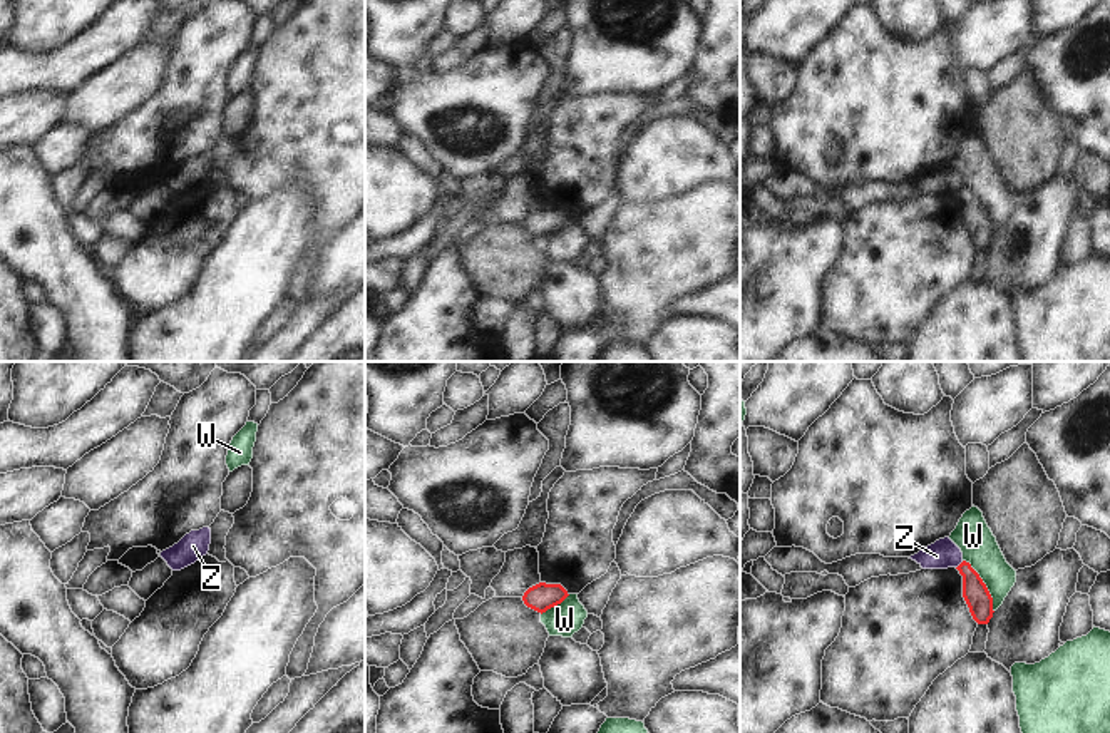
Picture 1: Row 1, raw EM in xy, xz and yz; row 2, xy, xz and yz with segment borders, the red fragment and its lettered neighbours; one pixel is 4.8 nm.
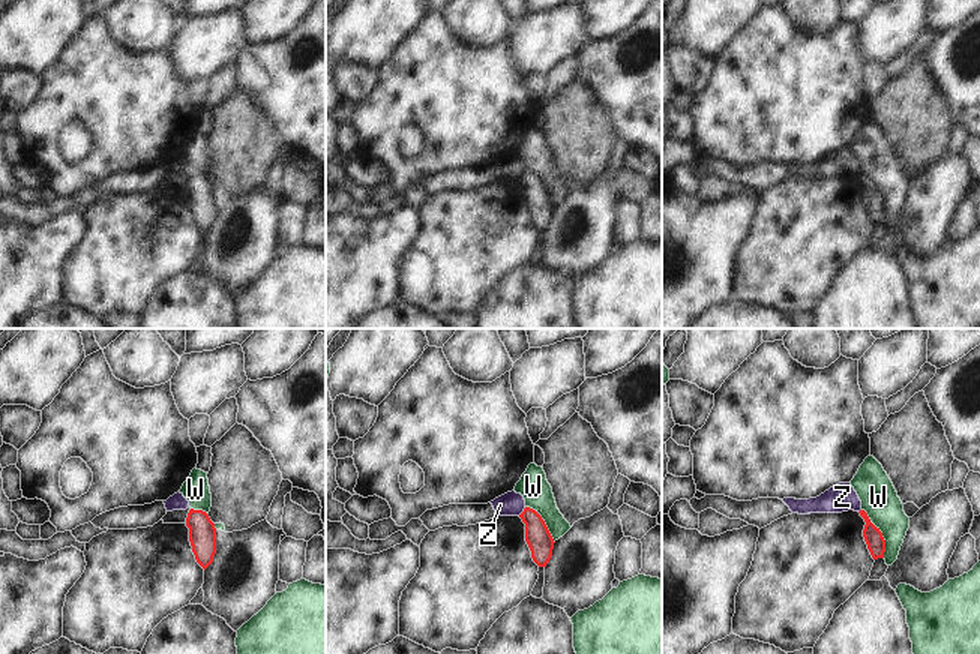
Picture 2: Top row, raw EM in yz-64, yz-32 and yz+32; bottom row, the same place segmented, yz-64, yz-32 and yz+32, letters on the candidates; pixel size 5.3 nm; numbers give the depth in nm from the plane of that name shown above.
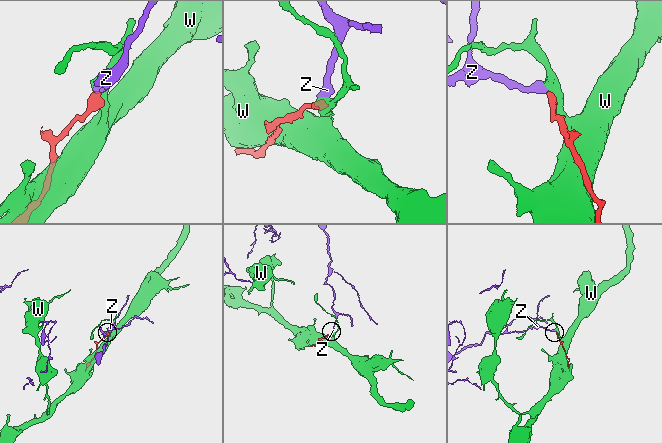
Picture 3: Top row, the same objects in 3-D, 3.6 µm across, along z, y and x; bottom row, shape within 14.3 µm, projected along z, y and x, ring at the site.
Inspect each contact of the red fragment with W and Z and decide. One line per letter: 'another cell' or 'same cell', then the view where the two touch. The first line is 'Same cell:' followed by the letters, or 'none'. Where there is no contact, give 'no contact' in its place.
Same cell: none
W: another cell | yz
Z: another cell | yz

